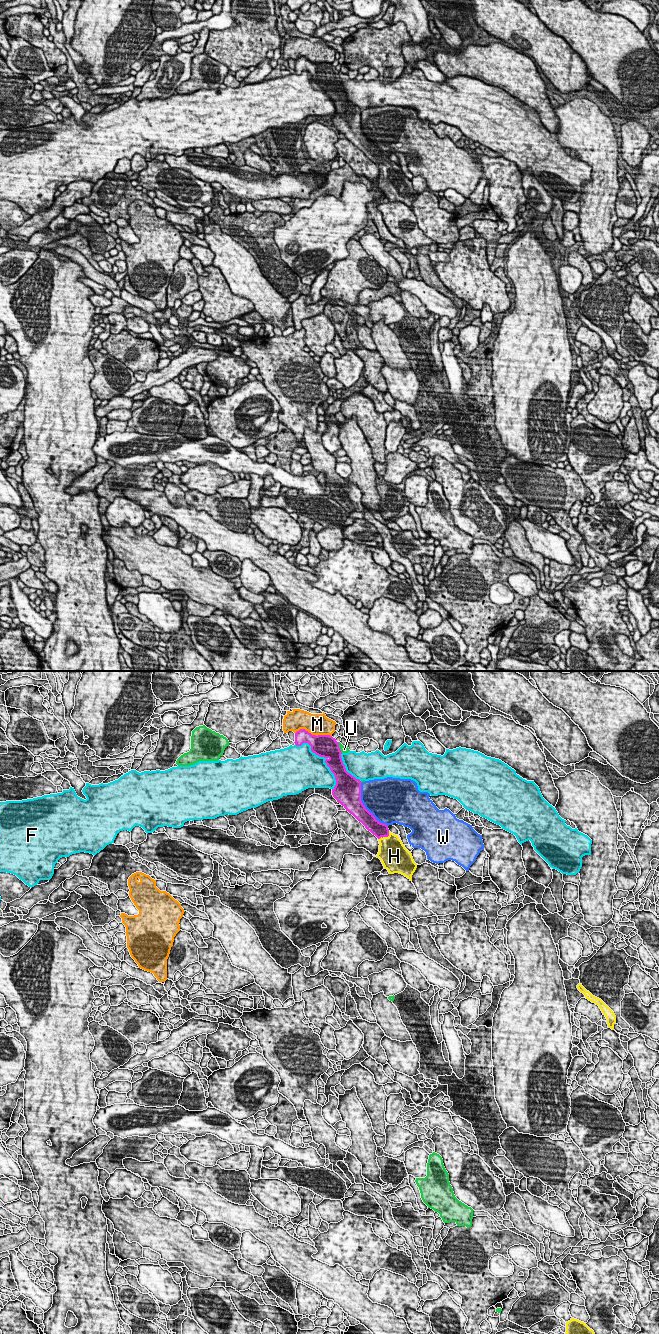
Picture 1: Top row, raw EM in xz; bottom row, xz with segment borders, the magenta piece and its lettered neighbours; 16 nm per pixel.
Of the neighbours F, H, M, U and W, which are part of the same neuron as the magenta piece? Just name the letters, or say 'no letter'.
H

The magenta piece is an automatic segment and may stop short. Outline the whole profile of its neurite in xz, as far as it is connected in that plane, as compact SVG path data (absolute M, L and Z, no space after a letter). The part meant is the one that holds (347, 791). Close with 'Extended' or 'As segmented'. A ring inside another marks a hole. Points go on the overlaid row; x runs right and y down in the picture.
M305 729L295 733L295 745L308 743L311 751L324 757L325 763L335 776L336 785L332 795L346 811L352 814L365 828L378 838L379 858L389 874L399 873L412 881L417 868L411 852L409 852L398 835L391 833L386 824L380 823L361 801L361 781L346 771L341 758L339 742L330 735L312 735Z. Extended

